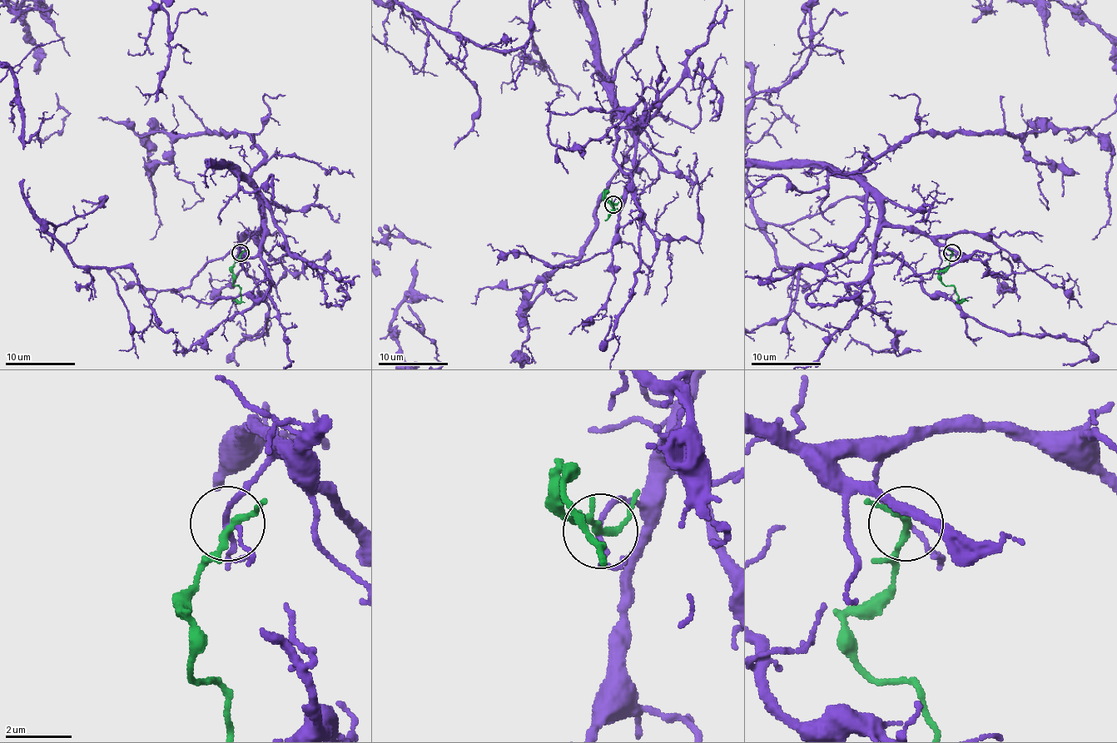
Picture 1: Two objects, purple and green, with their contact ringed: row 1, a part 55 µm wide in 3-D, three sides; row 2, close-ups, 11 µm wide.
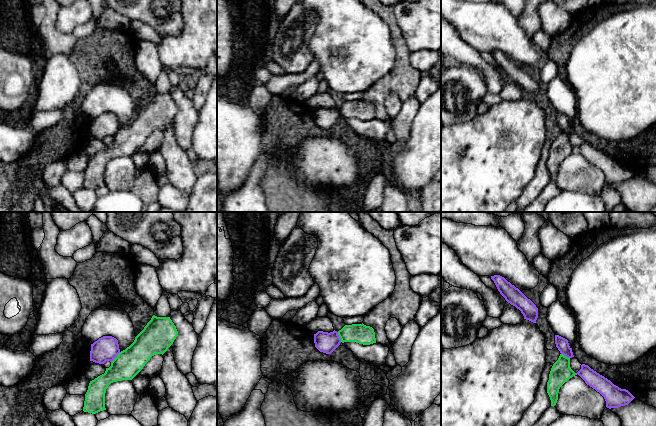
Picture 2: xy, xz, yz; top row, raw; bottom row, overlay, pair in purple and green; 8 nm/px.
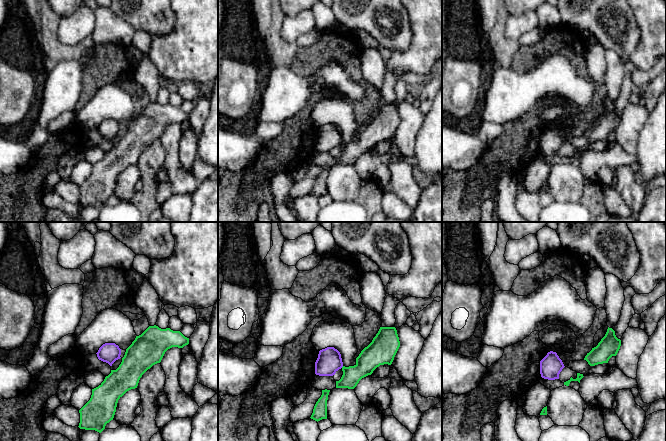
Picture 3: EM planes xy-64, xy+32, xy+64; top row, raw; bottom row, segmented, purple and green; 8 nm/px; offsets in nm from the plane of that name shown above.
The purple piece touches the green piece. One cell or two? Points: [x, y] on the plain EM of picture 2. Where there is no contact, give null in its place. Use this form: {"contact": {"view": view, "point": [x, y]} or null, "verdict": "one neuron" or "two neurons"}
{"contact": {"view": "xy", "point": [116, 132]}, "verdict": "two neurons"}

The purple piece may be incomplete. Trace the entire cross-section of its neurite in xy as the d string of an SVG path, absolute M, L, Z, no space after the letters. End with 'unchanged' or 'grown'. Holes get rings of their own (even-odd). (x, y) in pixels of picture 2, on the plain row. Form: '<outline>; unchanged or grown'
M103 112L91 120L90 137L99 140L112 138L119 129L118 116L112 112Z; unchanged

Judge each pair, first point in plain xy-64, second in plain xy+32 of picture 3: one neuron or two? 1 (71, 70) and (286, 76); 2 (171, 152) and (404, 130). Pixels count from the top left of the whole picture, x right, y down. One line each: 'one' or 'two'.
1: one
2: two

